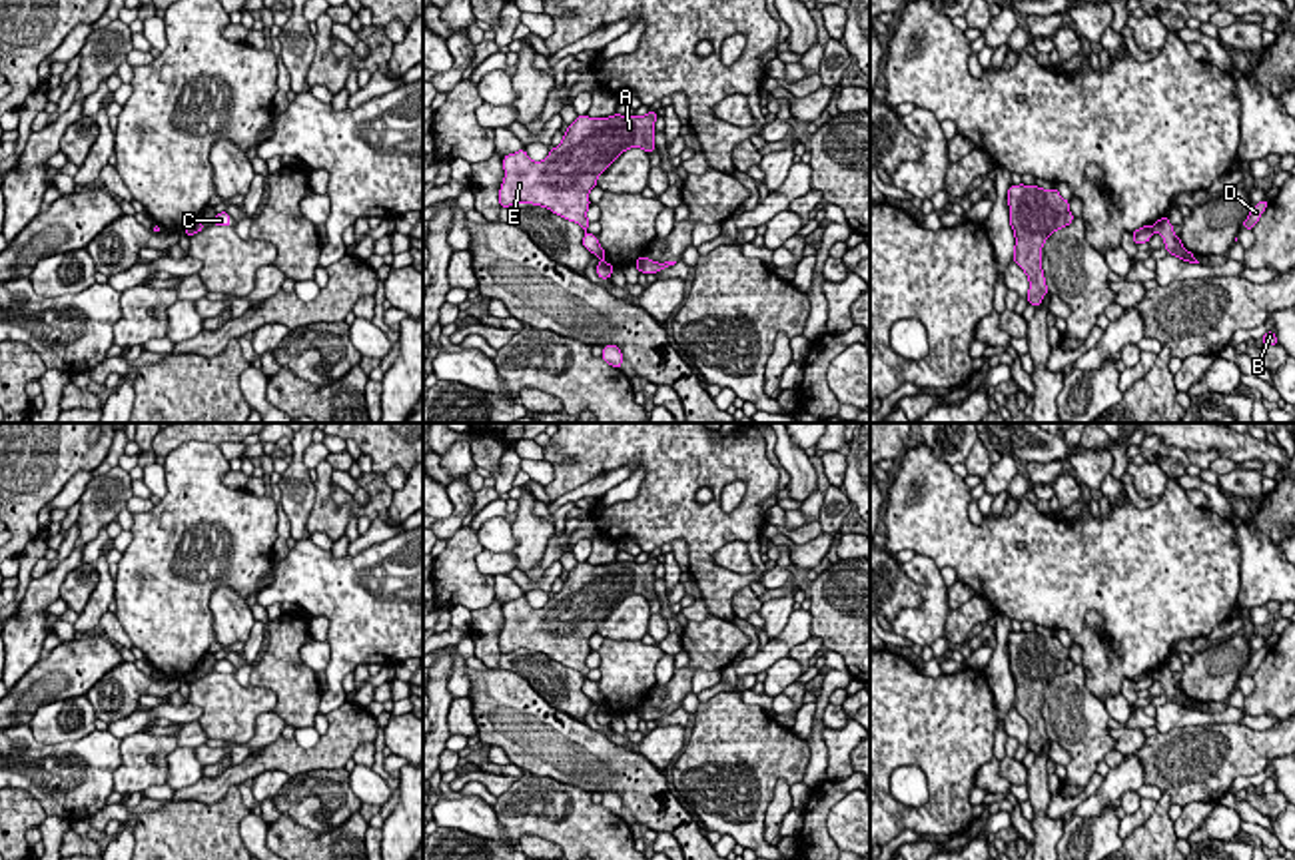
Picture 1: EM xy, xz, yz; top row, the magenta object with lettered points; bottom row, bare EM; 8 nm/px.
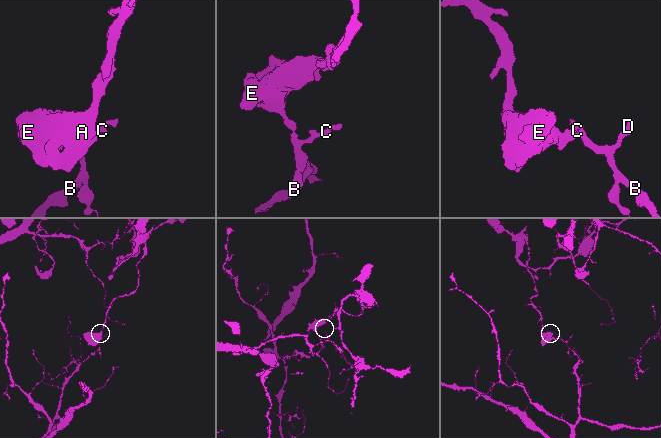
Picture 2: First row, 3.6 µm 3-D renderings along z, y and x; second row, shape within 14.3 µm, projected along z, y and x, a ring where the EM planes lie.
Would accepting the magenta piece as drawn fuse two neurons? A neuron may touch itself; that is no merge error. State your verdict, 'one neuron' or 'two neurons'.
two neurons

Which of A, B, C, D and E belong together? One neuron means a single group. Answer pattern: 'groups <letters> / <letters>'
groups A E / B C D

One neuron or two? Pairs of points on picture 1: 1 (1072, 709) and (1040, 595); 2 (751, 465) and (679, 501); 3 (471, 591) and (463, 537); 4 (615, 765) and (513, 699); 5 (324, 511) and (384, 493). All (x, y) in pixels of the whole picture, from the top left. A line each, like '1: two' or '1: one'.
1: two
2: one
3: one
4: one
5: one

